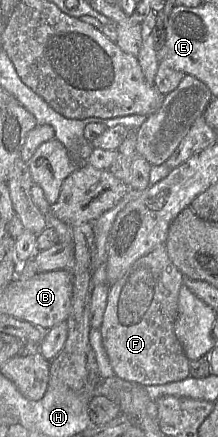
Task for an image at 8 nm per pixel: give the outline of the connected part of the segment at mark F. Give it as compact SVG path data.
M165 244L136 260L126 273L110 285L100 327L102 341L115 375L142 386L161 385L190 376L190 360L175 334L179 291L184 275L168 256Z

